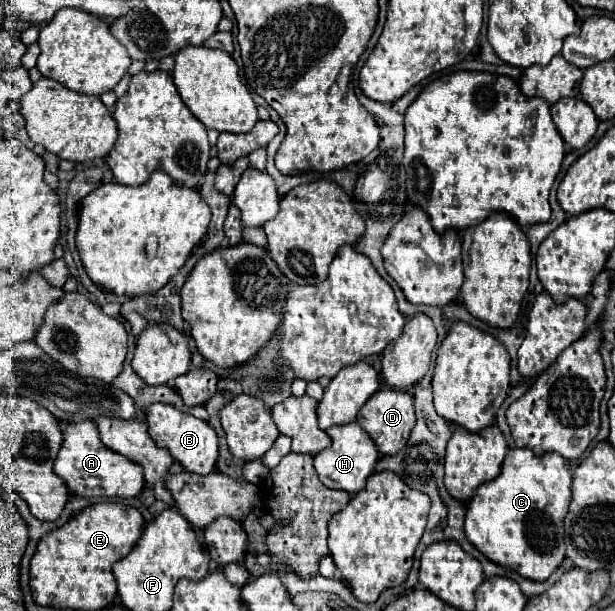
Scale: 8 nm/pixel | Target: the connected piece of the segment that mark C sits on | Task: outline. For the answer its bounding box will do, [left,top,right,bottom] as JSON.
[465,448,571,580]

